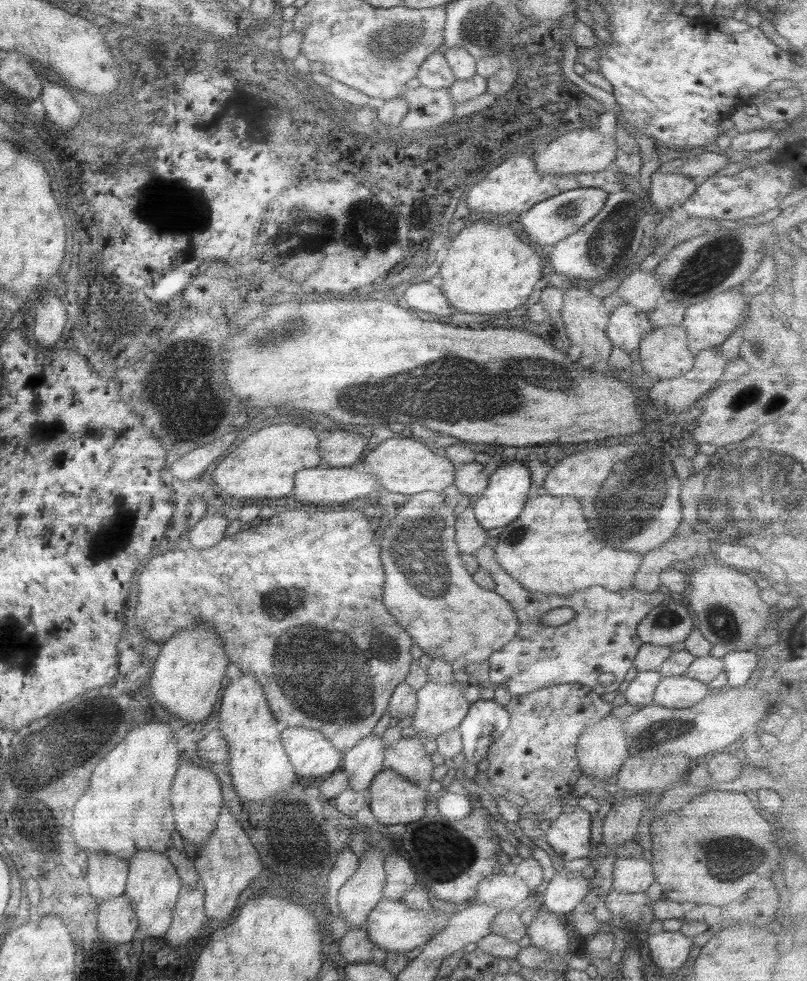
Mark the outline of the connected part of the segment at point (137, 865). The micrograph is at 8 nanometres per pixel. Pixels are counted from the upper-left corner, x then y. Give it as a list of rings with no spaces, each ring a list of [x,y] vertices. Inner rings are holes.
[[[142,850],[127,860],[127,876],[123,895],[136,916],[137,932],[151,938],[164,935],[171,924],[172,910],[182,887],[175,868],[165,853]]]

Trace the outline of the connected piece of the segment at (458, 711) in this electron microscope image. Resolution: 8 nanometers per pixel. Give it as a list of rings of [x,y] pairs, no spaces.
[[[450,680],[450,684],[439,684],[438,682],[426,681],[421,688],[415,691],[416,703],[412,714],[411,726],[415,732],[419,732],[420,740],[435,739],[448,730],[455,729],[465,716],[470,703],[462,695],[465,684]]]

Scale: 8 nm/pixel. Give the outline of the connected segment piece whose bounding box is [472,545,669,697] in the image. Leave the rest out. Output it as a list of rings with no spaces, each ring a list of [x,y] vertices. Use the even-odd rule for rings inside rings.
[[[481,546],[472,554],[479,569],[486,572],[494,582],[492,592],[509,602],[519,620],[518,632],[503,648],[488,656],[489,684],[504,688],[511,697],[525,695],[541,688],[558,684],[577,683],[589,687],[595,694],[603,695],[616,691],[629,668],[641,641],[636,636],[637,623],[655,606],[669,600],[669,594],[658,590],[641,593],[633,588],[608,592],[600,587],[587,588],[565,598],[529,594],[517,582],[513,582],[493,560],[493,549]],[[551,608],[573,608],[575,616],[569,623],[547,628],[539,624],[539,616]],[[602,673],[611,673],[613,683],[600,685],[597,678]]]

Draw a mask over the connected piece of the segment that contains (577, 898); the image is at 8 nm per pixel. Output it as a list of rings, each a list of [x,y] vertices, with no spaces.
[[[557,867],[541,897],[538,898],[538,906],[558,916],[567,915],[579,907],[585,893],[586,883],[580,874],[571,874],[562,867]]]

